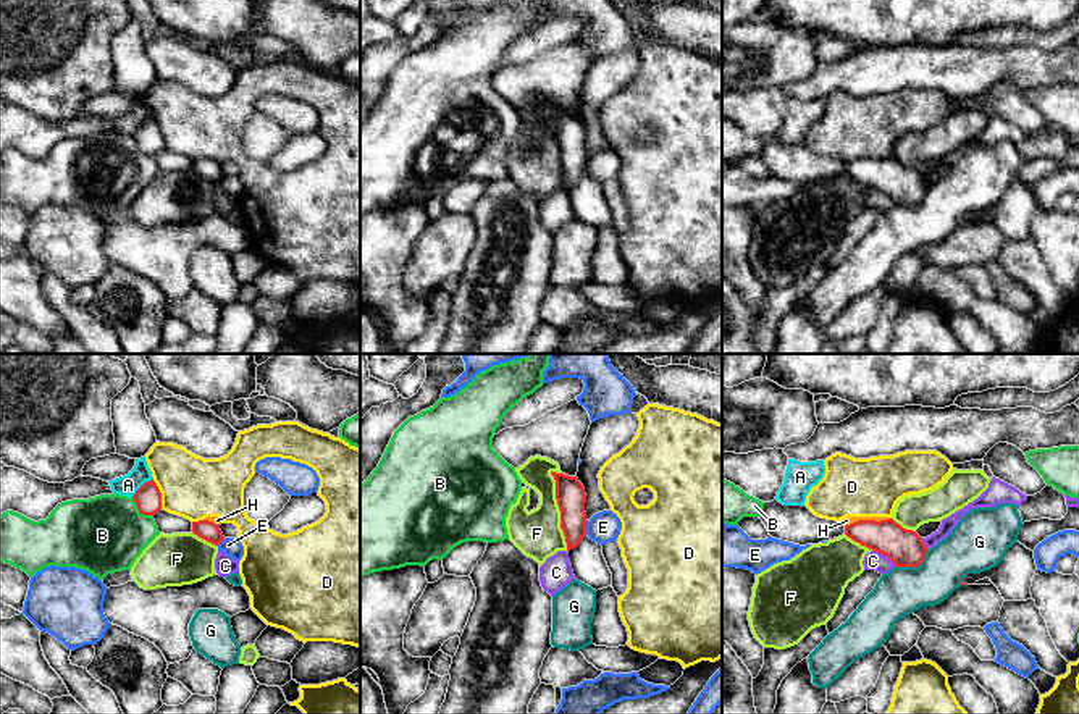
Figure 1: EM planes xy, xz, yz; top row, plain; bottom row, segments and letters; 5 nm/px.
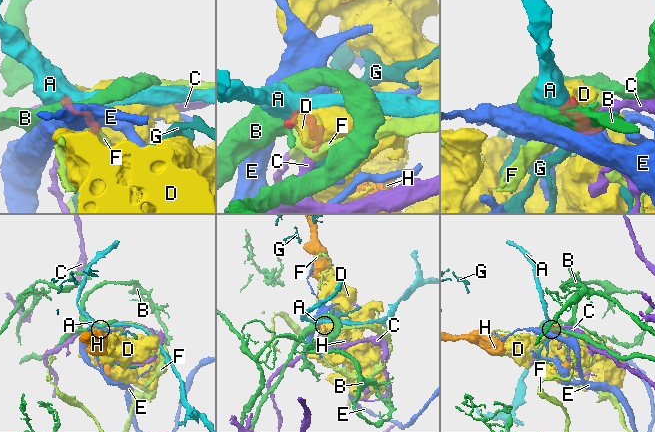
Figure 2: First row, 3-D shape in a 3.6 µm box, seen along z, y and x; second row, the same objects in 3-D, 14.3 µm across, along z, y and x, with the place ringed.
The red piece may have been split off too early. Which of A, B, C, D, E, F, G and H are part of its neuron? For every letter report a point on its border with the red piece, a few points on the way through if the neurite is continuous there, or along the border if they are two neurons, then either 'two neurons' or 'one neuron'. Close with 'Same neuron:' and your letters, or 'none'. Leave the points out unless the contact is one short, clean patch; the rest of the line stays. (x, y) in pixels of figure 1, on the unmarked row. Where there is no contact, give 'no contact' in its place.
A: xy (141, 125) | along xy (152, 117), (131, 134) | two neurons
B: xy (139, 149) | along xy (131, 136), (141, 151), (152, 154) | two neurons
C: yz (885, 193) | along yz (873, 188), (885, 193), (895, 204) | two neurons
D: xy (160, 133) | two neurons
E: xz (585, 167) | two neurons
F: xz (559, 147) | along xz (551, 109), (559, 165), (567, 188) | two neurons
G: yz (915, 204) | along yz (927, 188), (918, 204), (895, 205) | two neurons
H: yz (866, 159) | along yz (887, 155), (855, 159), (845, 165) | two neurons
Same neuron: none

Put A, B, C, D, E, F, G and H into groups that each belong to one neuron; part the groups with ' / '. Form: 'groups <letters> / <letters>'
groups A / B / C / D H / E / F / G

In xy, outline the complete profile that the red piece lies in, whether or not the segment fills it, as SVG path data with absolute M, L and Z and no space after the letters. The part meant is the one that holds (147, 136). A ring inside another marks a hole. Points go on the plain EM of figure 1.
M153 118L145 120L132 134L137 147L144 153L155 153L162 149L162 131Z

